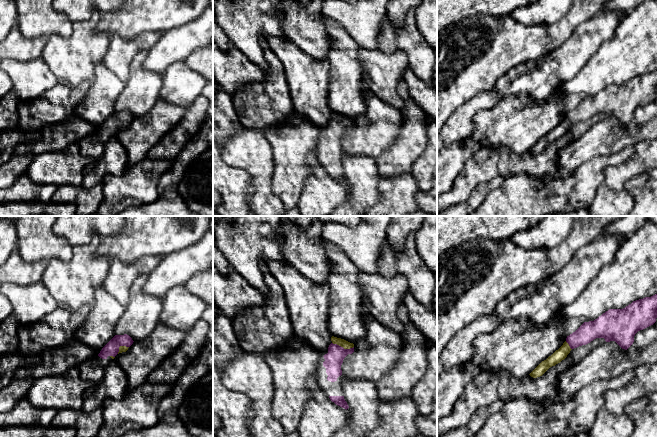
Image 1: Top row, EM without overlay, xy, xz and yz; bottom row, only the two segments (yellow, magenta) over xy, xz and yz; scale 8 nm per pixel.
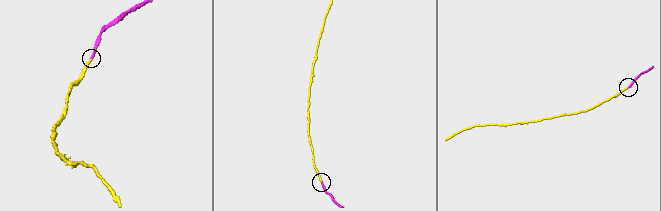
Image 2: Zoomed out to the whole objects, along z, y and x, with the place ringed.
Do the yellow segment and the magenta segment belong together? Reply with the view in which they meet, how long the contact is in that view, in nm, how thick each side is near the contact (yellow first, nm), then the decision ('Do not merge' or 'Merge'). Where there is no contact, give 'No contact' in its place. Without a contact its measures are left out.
Touches yellow in xz. Shared border 180 nm. Thickness 70 nm (yellow) against 150 nm. Merge

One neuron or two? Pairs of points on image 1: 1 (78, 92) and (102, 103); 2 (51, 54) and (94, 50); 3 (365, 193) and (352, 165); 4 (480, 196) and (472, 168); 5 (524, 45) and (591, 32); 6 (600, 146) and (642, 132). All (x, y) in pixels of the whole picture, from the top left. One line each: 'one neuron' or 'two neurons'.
1: two neurons
2: one neuron
3: one neuron
4: two neurons
5: two neurons
6: one neuron

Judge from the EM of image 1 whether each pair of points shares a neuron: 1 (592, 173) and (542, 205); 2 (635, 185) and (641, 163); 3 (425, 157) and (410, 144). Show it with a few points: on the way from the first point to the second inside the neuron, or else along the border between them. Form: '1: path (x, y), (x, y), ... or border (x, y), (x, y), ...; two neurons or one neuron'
1: path (580, 185), (572, 193), (554, 197); one neuron
2: border (644, 172), (630, 178), (622, 189); two neurons
3: border (426, 146), (418, 158); two neurons

